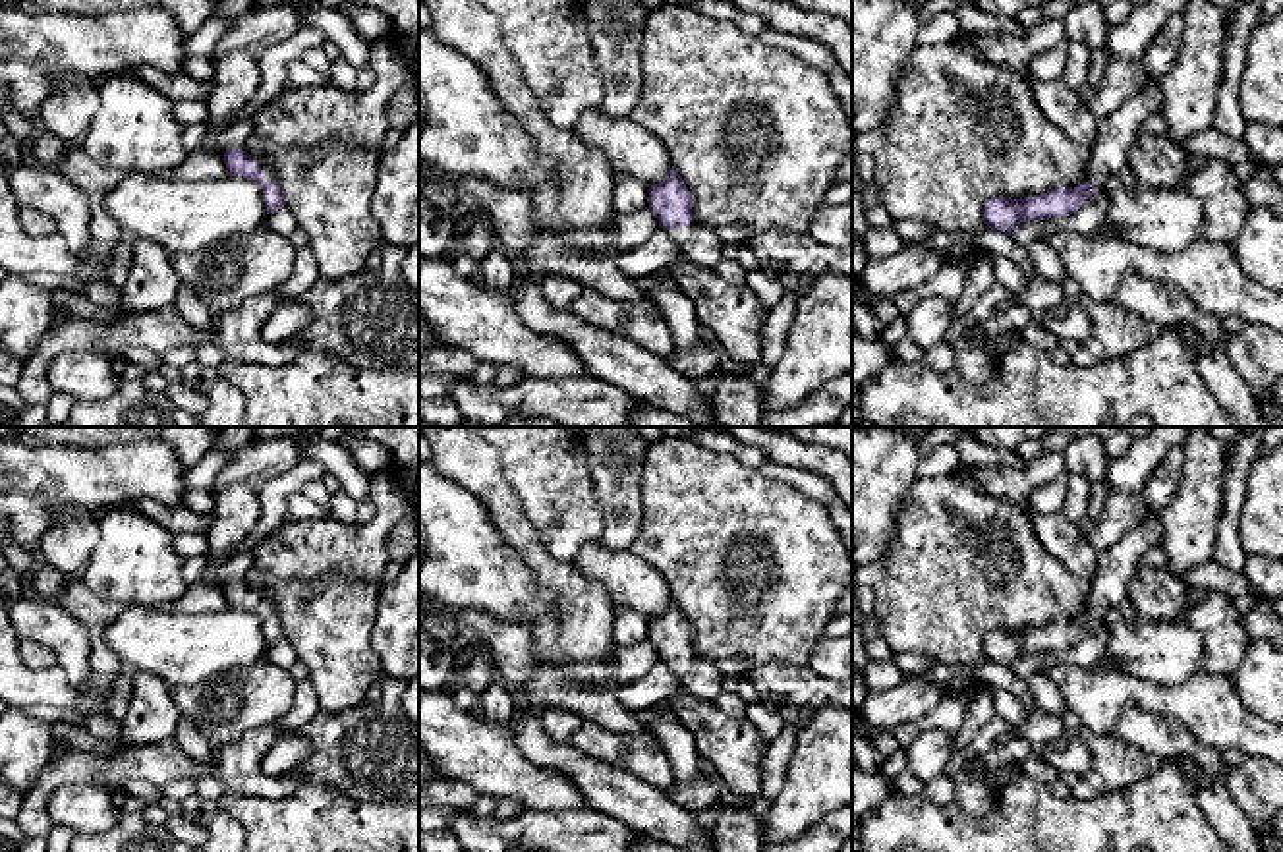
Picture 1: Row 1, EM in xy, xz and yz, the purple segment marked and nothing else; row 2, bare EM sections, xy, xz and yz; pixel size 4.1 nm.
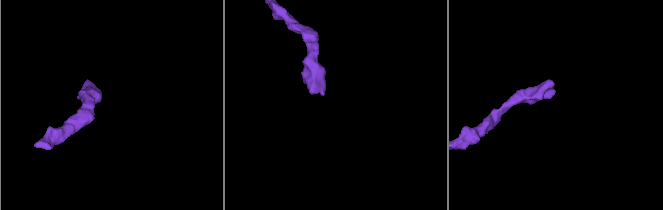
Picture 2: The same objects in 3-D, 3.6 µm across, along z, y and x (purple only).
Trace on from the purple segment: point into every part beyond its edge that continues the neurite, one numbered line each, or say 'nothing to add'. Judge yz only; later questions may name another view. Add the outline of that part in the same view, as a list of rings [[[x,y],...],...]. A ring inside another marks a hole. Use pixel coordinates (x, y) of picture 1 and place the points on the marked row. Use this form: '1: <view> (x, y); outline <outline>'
1: yz (1115, 134); outline [[[1150,79],[1140,93],[1098,120],[1098,135],[1088,149],[1086,170],[1086,180],[1094,191],[1101,189],[1126,164],[1128,149],[1142,131],[1144,120],[1154,112],[1161,112],[1161,102],[1159,81]]]

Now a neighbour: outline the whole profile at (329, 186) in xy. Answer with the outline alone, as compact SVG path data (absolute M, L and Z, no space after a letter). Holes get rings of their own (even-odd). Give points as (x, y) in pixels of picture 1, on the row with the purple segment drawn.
M257 133L243 149L278 182L284 205L309 236L319 276L361 272L383 240L371 211L381 153L342 143L284 147Z

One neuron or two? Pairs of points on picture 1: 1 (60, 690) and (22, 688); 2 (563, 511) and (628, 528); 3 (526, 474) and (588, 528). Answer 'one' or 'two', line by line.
1: one
2: two
3: one

